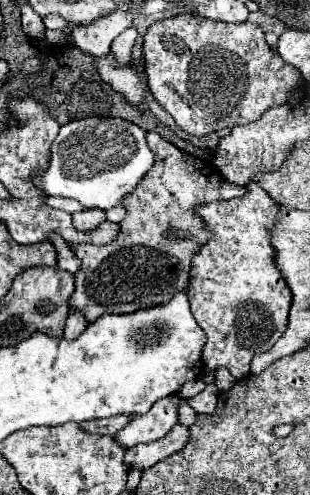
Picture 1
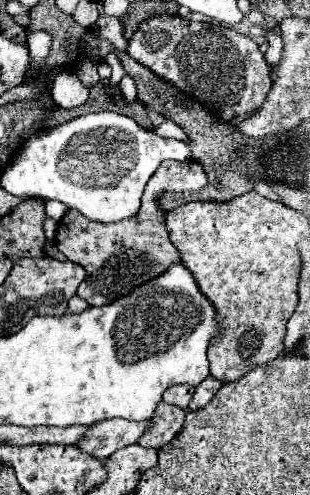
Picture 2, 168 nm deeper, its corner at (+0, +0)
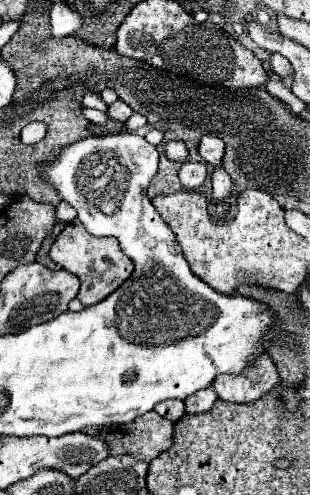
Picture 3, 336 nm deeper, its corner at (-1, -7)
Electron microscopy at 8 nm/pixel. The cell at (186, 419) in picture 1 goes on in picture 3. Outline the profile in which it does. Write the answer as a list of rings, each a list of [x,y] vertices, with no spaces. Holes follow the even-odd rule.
[[[155,410],[139,416],[135,424],[115,428],[87,428],[87,434],[103,436],[111,444],[111,454],[131,454],[137,460],[151,462],[173,444],[173,422]]]

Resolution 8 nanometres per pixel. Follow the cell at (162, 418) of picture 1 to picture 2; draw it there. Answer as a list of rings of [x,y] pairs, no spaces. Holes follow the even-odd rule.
[[[110,419],[110,421],[98,421],[88,427],[82,441],[76,441],[74,445],[82,449],[82,453],[88,453],[90,457],[108,459],[114,451],[132,445],[138,441],[138,437],[150,429],[150,421],[126,421],[126,419]]]

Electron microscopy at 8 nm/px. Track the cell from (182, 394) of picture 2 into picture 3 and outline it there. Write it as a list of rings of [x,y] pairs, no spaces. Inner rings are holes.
[[[167,400],[167,402],[161,402],[155,406],[155,412],[159,412],[161,416],[177,422],[185,416],[185,406],[181,400]]]

